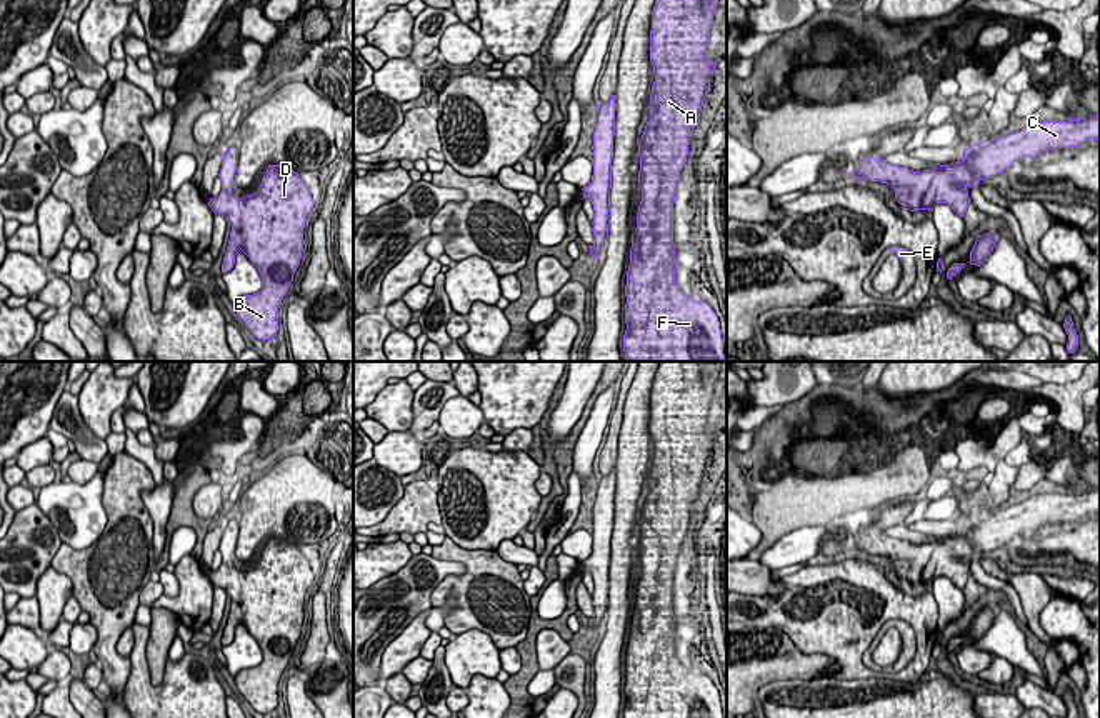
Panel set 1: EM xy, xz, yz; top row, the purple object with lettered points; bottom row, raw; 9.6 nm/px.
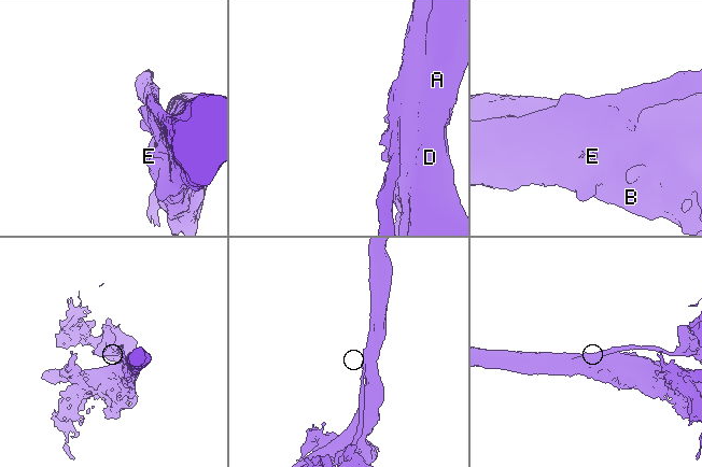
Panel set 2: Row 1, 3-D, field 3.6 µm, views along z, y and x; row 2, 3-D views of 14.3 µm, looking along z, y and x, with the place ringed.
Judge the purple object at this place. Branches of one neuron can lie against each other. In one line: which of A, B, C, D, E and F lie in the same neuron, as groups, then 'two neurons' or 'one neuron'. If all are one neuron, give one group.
A B C D E F; one neuron

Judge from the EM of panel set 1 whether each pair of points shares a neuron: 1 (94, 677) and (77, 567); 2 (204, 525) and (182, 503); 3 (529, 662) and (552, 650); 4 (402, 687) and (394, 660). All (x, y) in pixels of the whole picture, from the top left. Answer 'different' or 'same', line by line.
1: different
2: same
3: different
4: different

